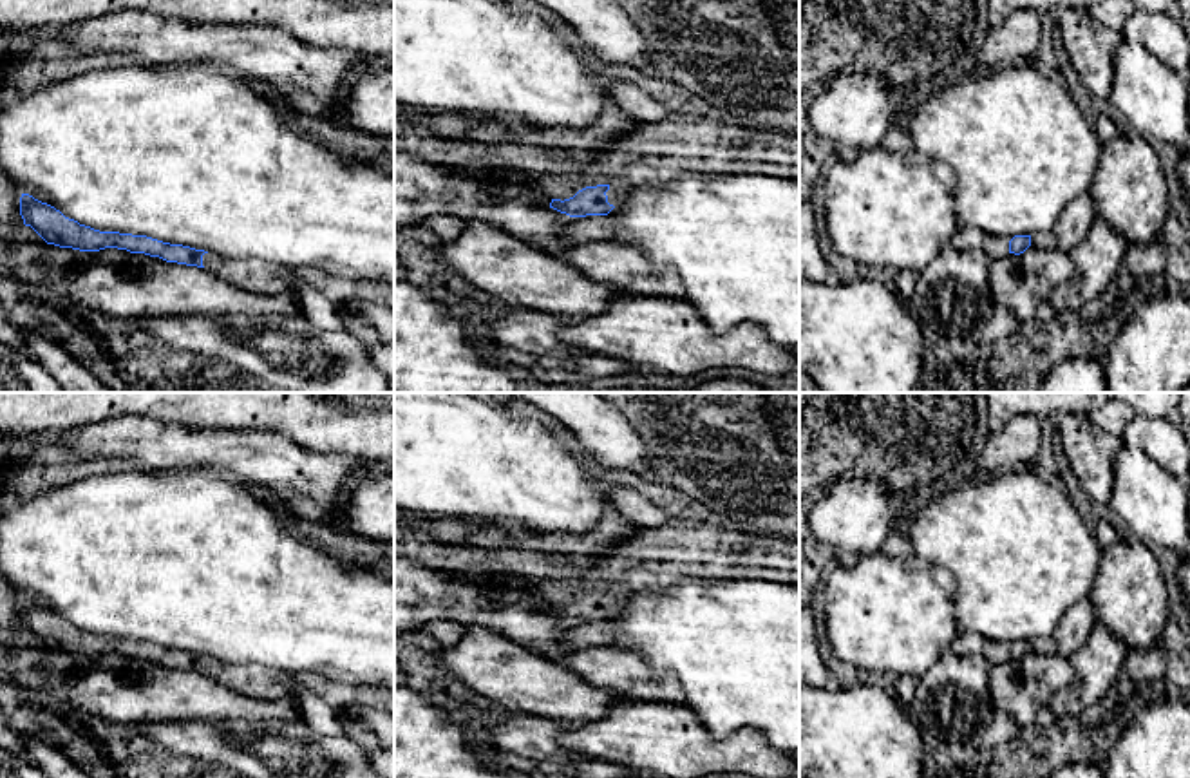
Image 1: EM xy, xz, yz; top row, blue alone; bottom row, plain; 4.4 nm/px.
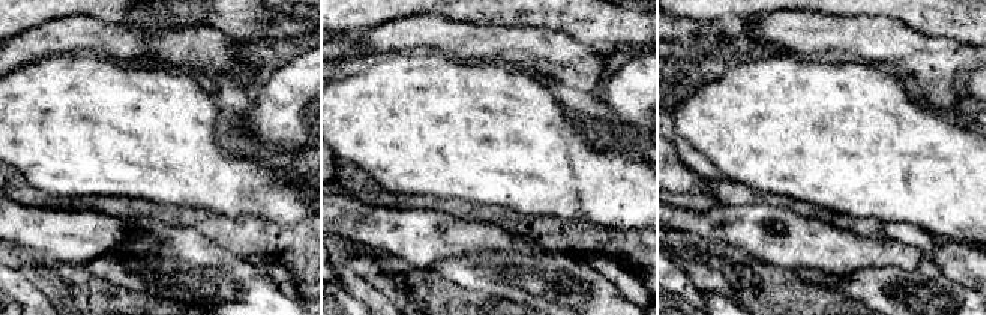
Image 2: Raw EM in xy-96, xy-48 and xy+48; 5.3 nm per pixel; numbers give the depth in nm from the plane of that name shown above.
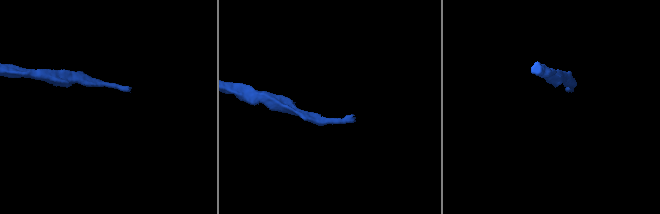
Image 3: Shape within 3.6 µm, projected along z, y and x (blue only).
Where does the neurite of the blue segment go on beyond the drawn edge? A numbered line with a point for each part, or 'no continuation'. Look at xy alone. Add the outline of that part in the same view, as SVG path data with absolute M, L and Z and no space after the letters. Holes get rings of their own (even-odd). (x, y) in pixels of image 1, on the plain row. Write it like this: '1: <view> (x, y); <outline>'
1: xy (261, 683); M204 659L203 671L217 684L257 700L298 700L298 695L291 688L291 684L297 680L297 675L291 673L257 664L221 664L215 659Z

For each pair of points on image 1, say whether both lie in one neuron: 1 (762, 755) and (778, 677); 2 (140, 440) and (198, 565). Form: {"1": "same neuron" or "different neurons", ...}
{"1": "different neurons", "2": "different neurons"}

